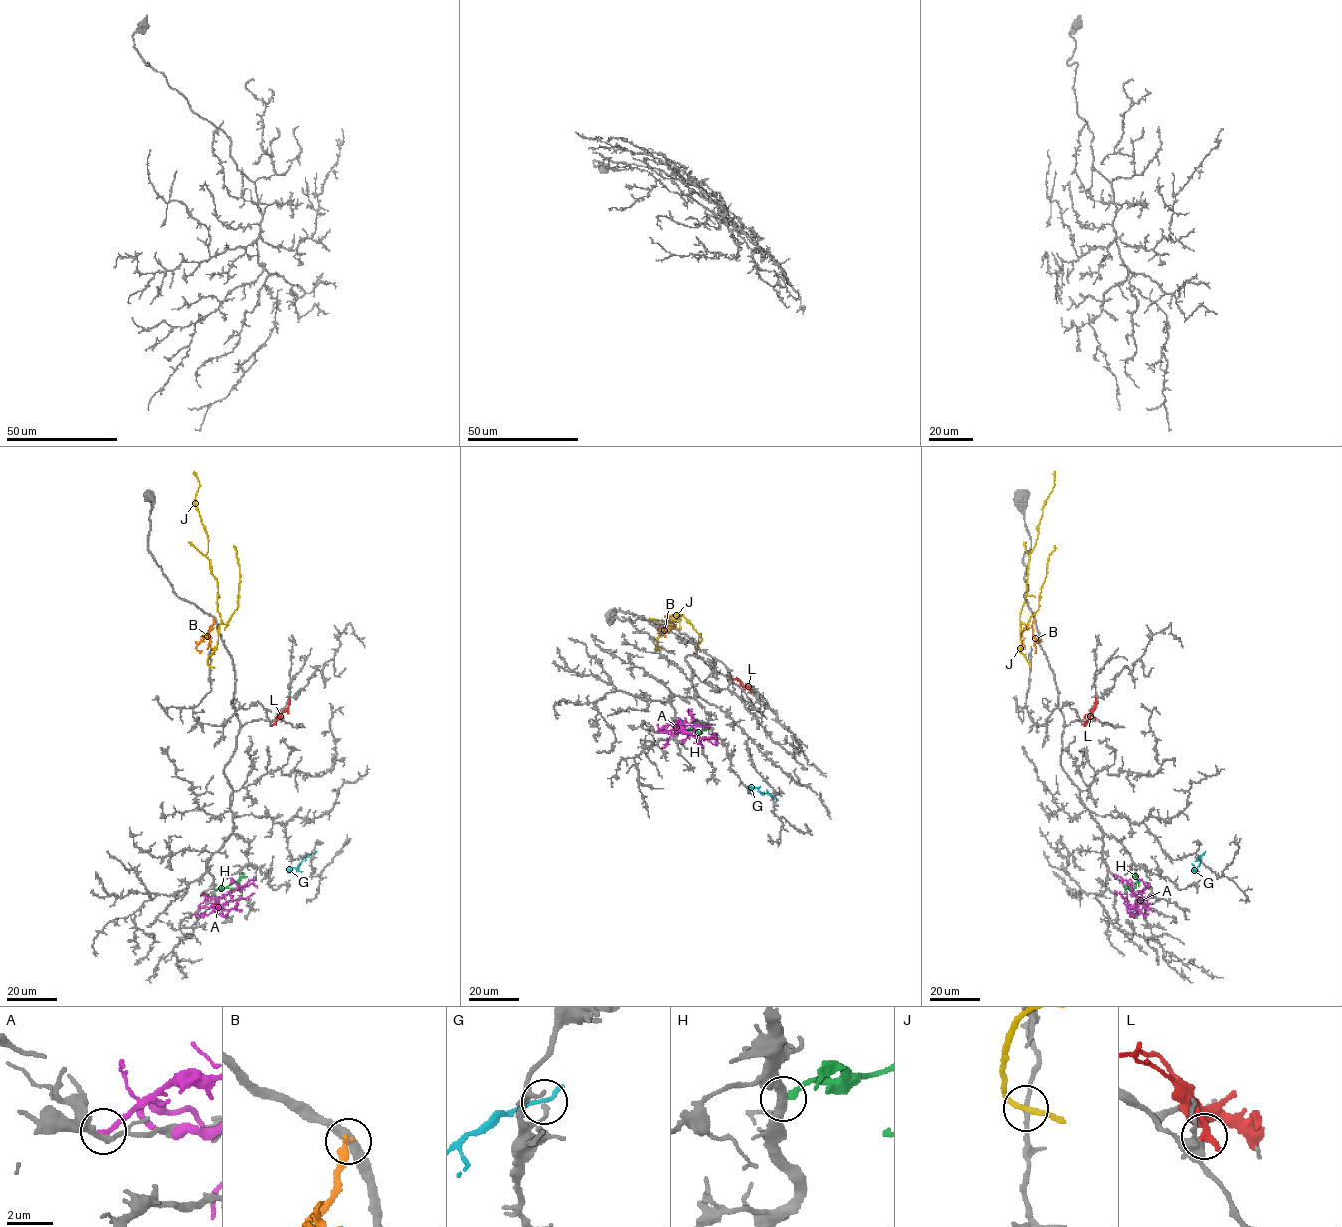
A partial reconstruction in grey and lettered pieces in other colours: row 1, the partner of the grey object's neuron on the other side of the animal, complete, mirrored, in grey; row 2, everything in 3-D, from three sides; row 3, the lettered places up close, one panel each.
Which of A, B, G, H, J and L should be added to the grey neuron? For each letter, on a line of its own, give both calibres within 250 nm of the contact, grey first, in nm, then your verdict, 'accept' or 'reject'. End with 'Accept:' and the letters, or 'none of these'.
A: 280/220 nm | reject
B: 380/320 nm | reject
G: 160/240 nm | reject
H: 340/240 nm | reject
J: 180/220 nm | reject
L: 400/360 nm | reject
Accept: none of these

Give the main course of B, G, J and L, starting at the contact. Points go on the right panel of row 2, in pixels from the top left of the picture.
B: (1034, 618), (1036, 652)
G: (1204, 853), (1196, 870), (1191, 870)
J: (1030, 666), (1020, 651), (1020, 612), (1027, 593), (1029, 554), (1036, 541), (1042, 507), (1054, 486), (1054, 470)
L: (1094, 718), (1090, 714), (1096, 705), (1095, 696)

